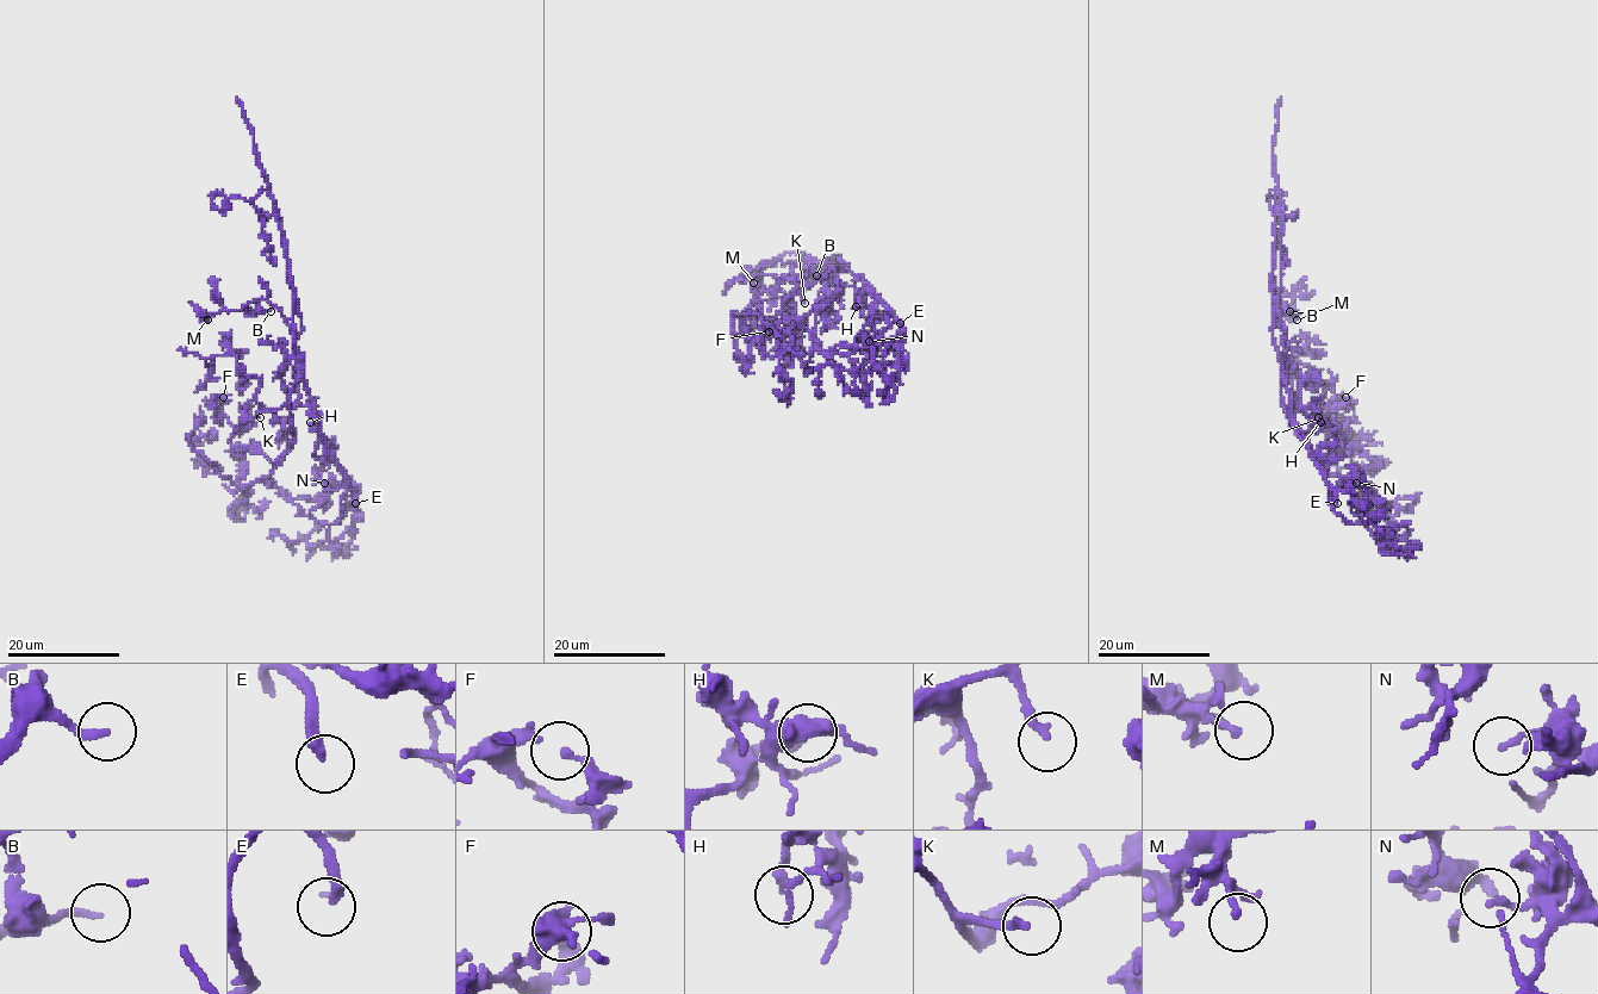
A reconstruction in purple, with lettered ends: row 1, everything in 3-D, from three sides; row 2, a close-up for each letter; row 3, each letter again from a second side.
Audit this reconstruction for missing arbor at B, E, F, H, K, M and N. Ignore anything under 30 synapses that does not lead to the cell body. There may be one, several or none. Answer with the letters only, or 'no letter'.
B, E, K

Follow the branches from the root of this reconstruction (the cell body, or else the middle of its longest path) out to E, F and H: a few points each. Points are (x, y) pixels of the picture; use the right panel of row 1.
E: (1282, 380), (1289, 393), (1294, 430), (1337, 503)
F: (1282, 380), (1281, 401), (1301, 409), (1320, 430), (1335, 417), (1329, 409), (1334, 405), (1350, 402), (1345, 397)
H: (1282, 380), (1289, 393), (1292, 421), (1303, 430), (1320, 422)

